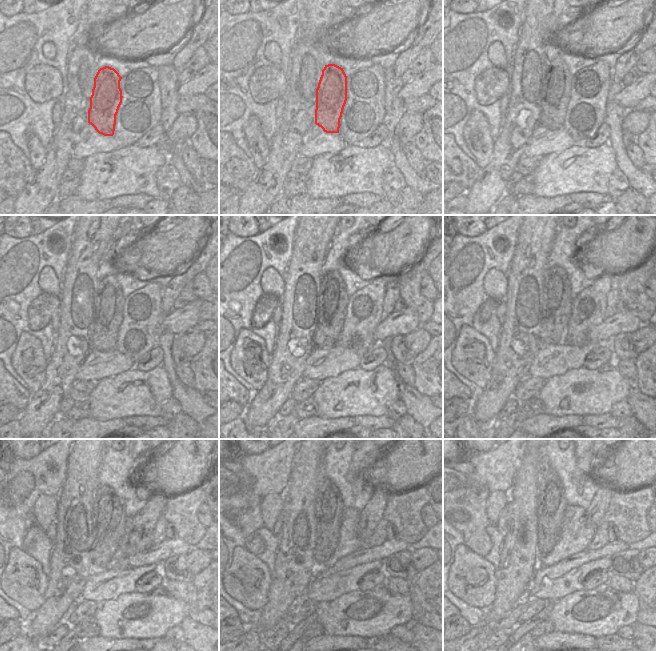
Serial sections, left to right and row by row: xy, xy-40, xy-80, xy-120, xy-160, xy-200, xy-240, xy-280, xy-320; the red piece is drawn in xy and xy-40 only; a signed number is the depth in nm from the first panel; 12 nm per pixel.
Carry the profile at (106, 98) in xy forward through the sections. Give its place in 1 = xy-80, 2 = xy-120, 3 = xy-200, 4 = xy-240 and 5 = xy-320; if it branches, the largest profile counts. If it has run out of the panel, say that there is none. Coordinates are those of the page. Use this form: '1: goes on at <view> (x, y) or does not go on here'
1: goes on at xy-80 (556, 91)
2: goes on at xy-120 (108, 312)
3: goes on at xy-200 (557, 296)
4: goes on at xy-240 (109, 519)
5: goes on at xy-320 (550, 501)

